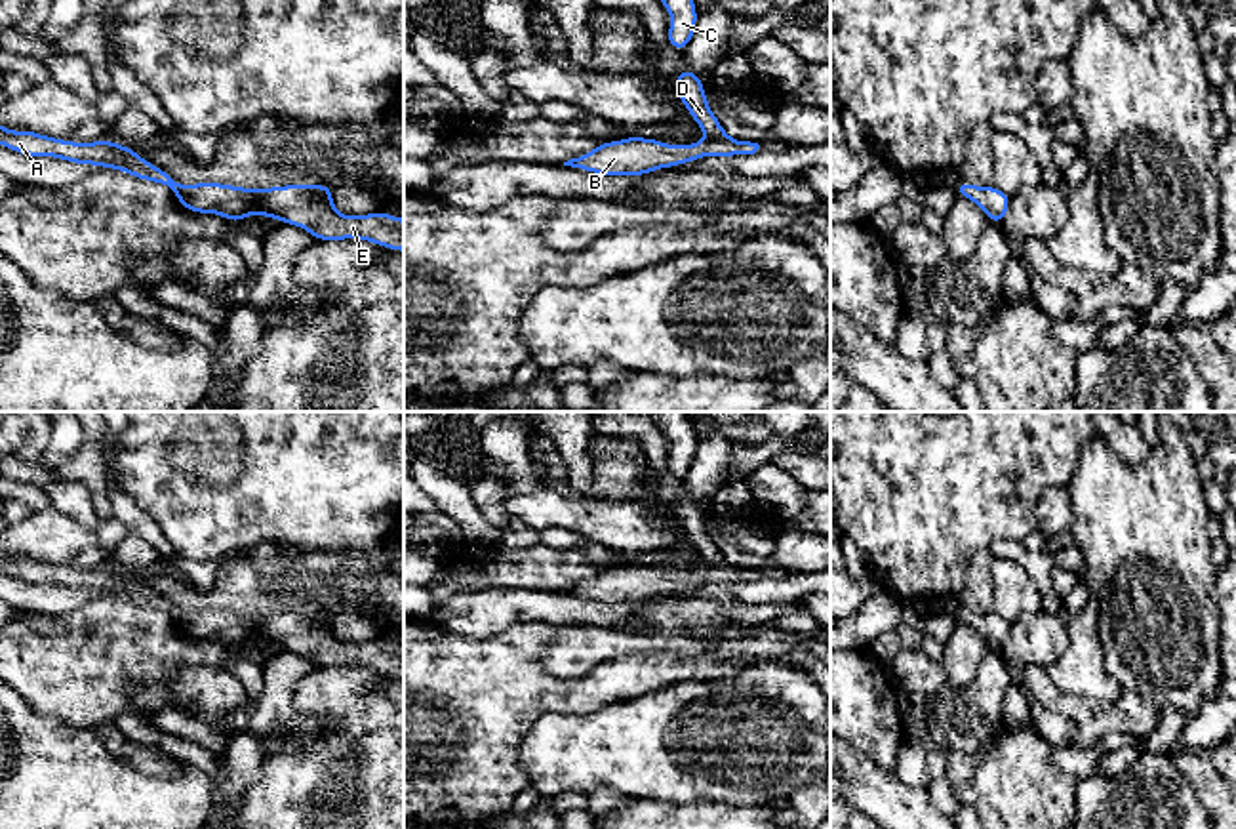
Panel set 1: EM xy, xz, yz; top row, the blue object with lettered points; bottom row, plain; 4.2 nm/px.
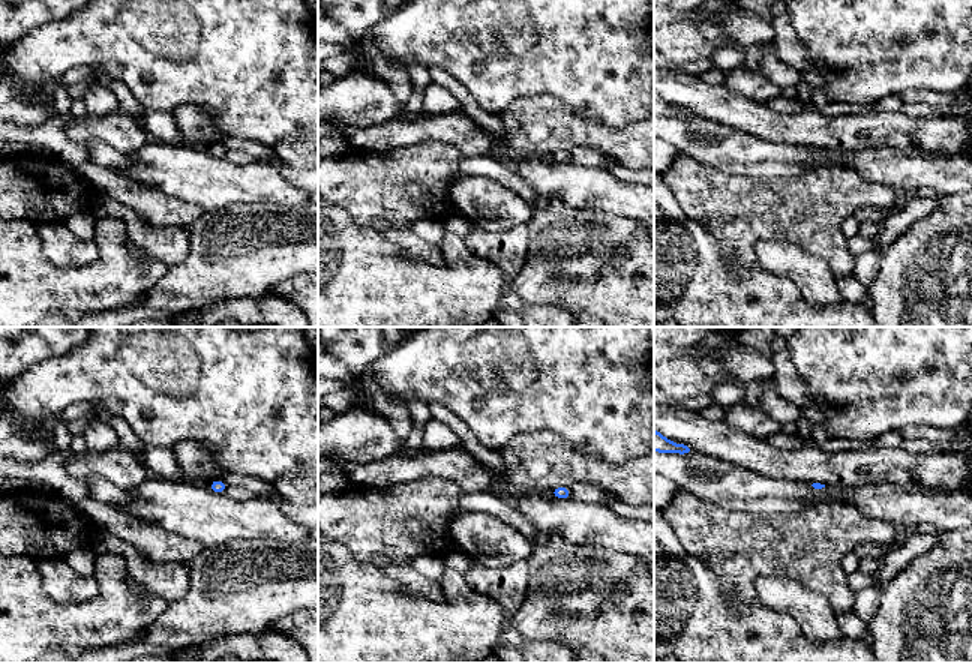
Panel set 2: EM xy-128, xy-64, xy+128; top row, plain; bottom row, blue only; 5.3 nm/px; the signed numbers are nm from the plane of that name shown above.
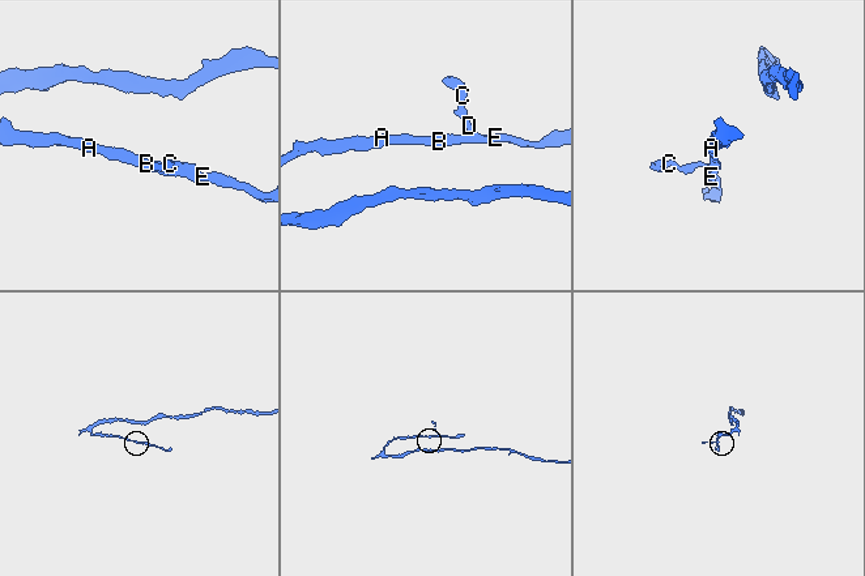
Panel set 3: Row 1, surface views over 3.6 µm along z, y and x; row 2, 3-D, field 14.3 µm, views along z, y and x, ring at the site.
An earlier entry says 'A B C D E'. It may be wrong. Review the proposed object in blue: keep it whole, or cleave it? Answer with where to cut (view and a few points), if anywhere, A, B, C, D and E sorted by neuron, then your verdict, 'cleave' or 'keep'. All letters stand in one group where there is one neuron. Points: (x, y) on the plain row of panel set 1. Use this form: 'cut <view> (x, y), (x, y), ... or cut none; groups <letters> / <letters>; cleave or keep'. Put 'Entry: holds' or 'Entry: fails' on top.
Entry: holds
cut none; groups A B C D E; keep

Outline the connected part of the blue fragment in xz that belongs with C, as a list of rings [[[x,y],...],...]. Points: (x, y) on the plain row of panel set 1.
[[[644,412],[657,419],[661,431],[668,436],[672,452],[668,454],[668,471],[684,478],[695,459],[697,436],[688,412]]]

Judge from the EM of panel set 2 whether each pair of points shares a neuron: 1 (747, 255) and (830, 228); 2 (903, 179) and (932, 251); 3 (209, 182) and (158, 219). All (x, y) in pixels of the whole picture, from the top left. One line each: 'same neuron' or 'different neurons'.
1: same neuron
2: different neurons
3: different neurons

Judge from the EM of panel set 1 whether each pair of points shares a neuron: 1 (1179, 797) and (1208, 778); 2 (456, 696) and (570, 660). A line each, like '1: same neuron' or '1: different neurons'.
1: different neurons
2: different neurons

